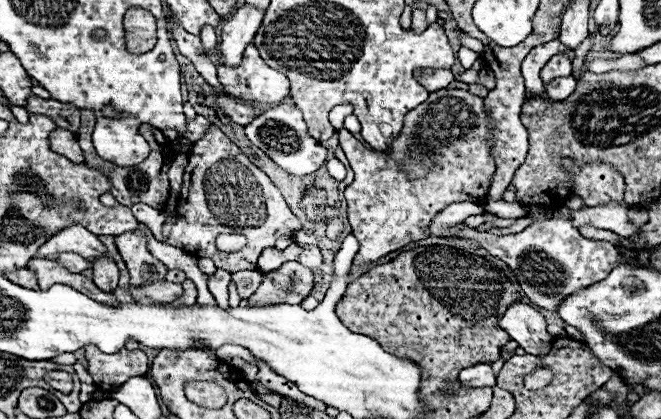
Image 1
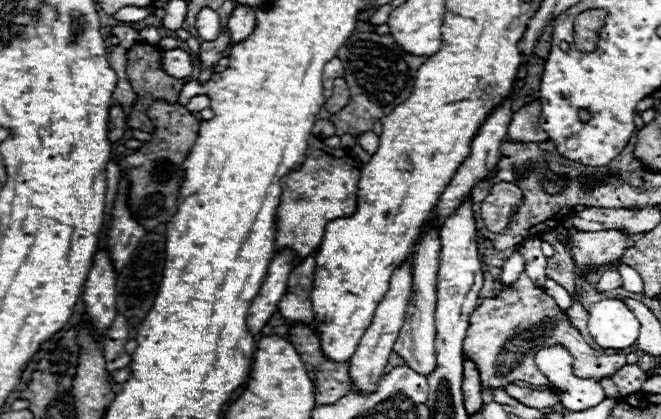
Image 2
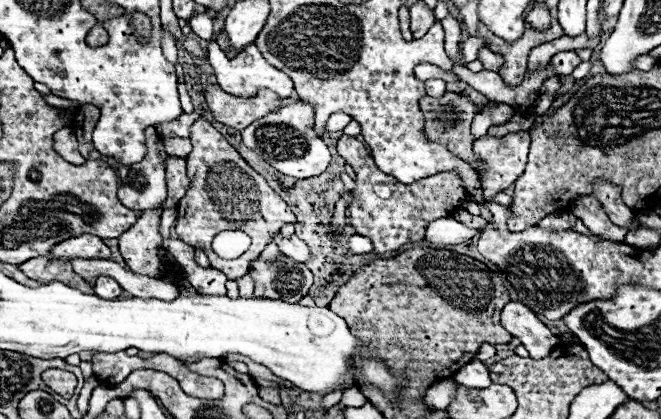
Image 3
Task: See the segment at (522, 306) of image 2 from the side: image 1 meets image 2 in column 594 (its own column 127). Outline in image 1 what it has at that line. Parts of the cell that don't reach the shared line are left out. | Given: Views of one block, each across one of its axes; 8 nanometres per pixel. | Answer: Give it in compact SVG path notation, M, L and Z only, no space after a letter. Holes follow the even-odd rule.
M88 346L86 358L88 358L88 372L92 374L94 384L100 390L110 392L114 386L124 384L124 380L146 374L146 354L140 350L130 352L122 348L120 352L108 356L100 352L96 346Z

